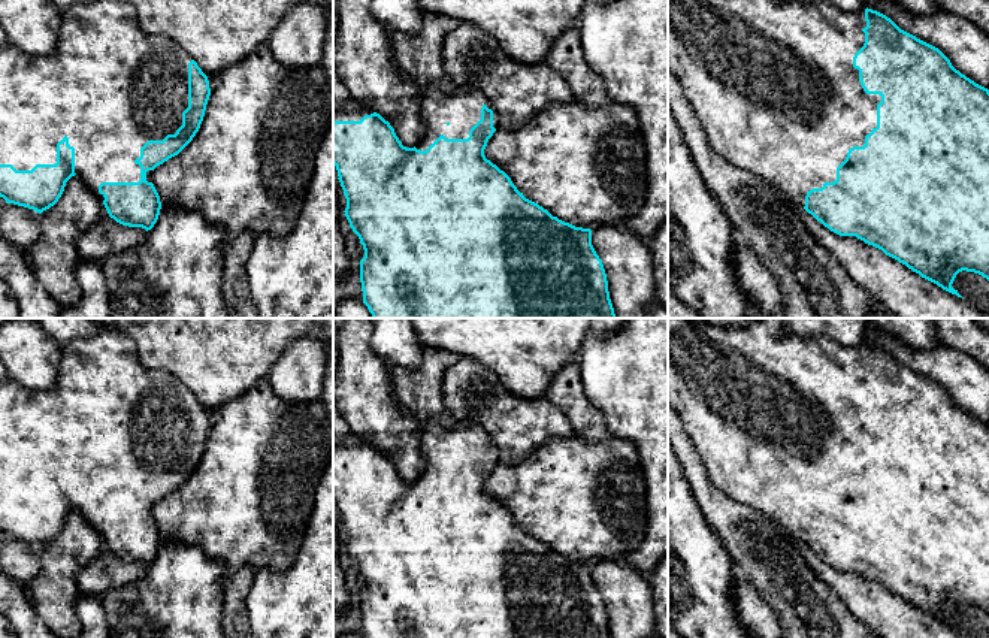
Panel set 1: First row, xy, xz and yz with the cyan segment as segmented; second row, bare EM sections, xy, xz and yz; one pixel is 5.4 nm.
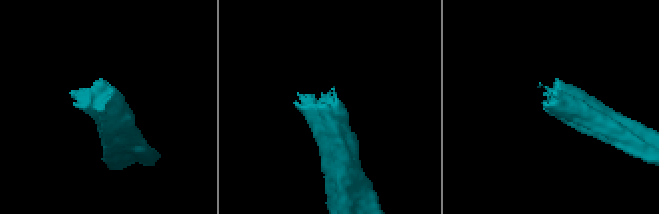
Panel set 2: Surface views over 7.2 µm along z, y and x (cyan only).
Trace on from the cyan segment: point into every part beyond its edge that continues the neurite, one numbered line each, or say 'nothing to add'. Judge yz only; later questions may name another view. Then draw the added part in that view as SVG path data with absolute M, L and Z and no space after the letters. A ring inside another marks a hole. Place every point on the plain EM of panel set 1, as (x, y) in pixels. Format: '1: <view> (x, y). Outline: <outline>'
1: yz (771, 414). Outline: M668 318L668 400L680 415L710 480L729 498L775 520L796 544L804 544L807 527L822 523L825 517L837 515L837 502L846 495L849 484L865 480L865 471L877 462L877 439L881 430L866 429L859 415L859 405L853 402L853 391L865 378L862 365L866 362L866 342L858 347L843 347L828 338L801 338L784 333L781 326L781 318L754 318L741 329L698 324L689 318Z

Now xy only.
1: xy (109, 422). Outline: M100 327L99 332L75 344L63 345L58 377L52 388L34 390L6 378L0 383L0 499L12 499L16 505L31 505L36 499L57 498L57 478L64 471L75 483L75 508L102 536L99 527L102 517L139 517L140 501L134 498L140 492L140 483L148 475L163 475L175 469L182 460L182 447L188 442L188 397L193 394L173 374L164 369L148 369L140 365L134 342L114 327Z

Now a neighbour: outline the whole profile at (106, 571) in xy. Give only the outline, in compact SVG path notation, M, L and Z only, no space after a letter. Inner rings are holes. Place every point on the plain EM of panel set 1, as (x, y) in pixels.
M106 551L84 565L76 574L79 595L102 595L114 587L134 583L146 575L148 566L142 562L128 562Z

